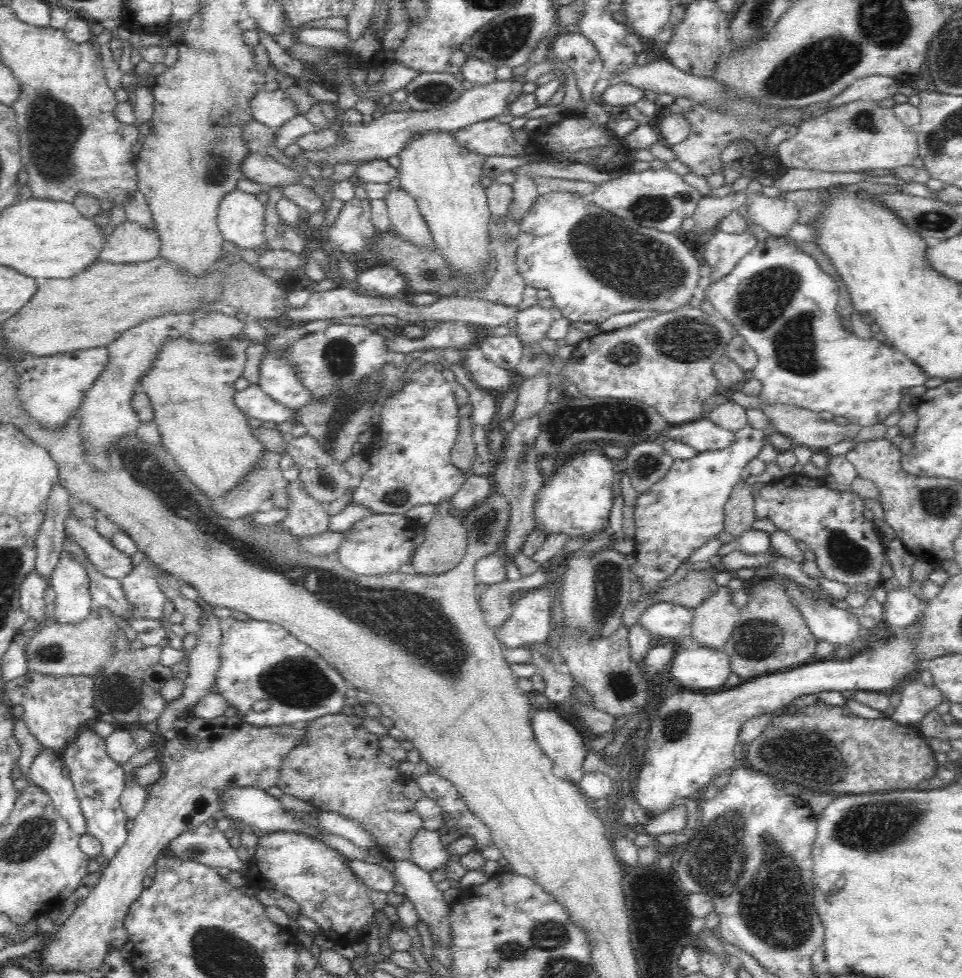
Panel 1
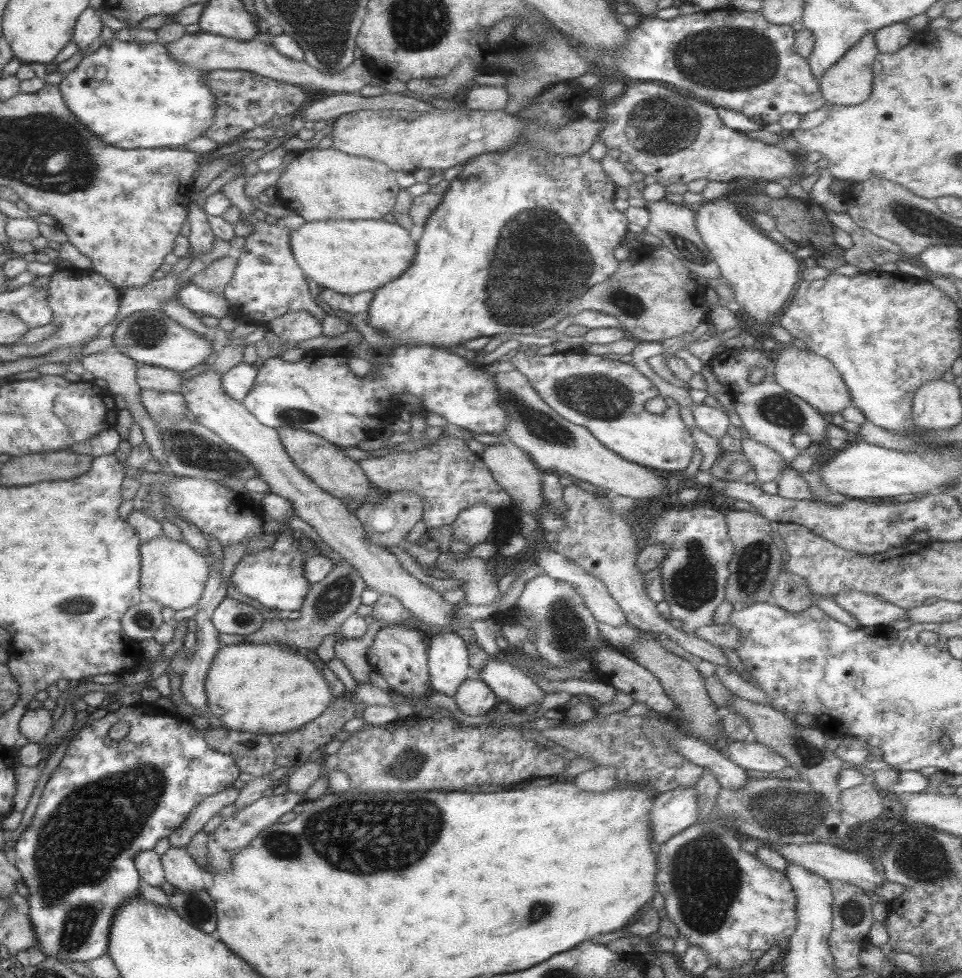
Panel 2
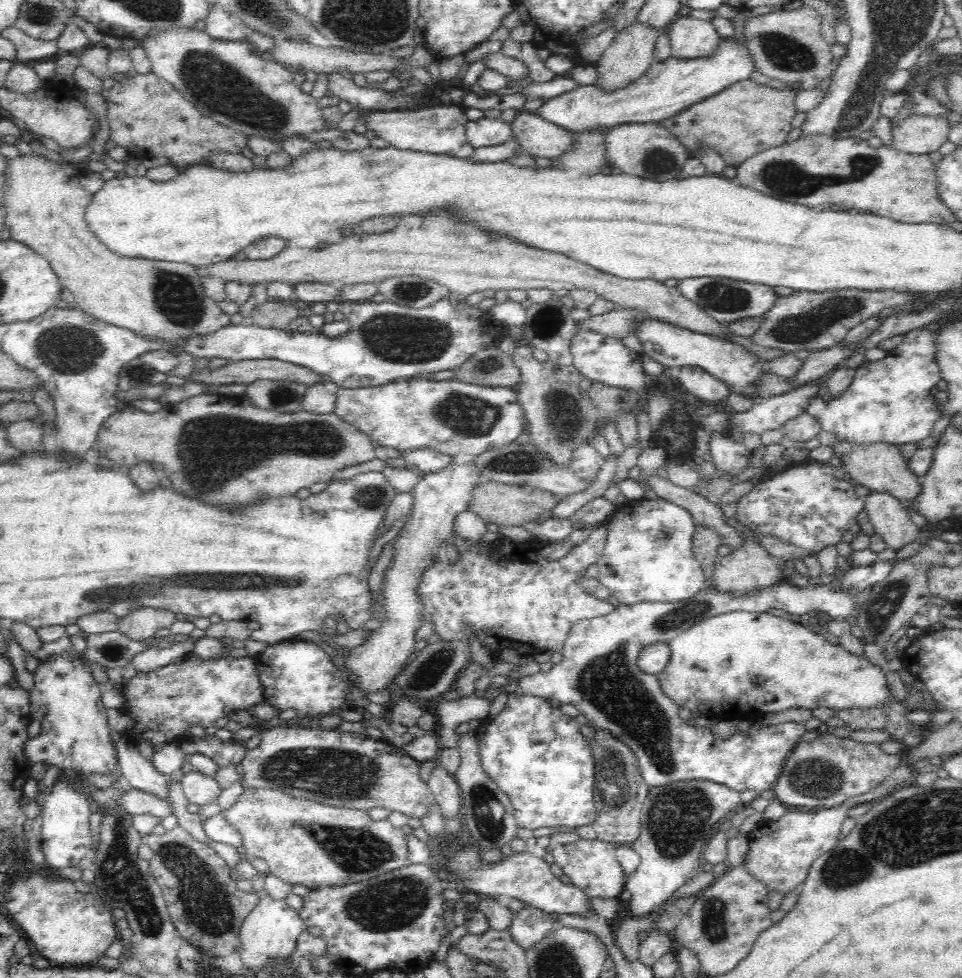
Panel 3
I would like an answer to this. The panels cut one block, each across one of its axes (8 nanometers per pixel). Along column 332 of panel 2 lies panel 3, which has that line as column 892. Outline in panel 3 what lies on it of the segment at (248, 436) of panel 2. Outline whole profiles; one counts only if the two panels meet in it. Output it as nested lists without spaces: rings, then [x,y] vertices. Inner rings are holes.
[[[871,491],[864,502],[874,534],[882,538],[886,548],[898,553],[917,541],[920,528],[910,519],[902,501],[884,492]]]

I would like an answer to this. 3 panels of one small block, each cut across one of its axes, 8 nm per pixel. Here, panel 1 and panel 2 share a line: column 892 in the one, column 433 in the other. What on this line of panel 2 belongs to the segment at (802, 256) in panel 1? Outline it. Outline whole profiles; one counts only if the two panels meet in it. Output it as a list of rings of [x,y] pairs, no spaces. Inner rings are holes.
[[[404,346],[395,348],[388,359],[378,366],[378,373],[371,371],[366,377],[358,377],[348,367],[346,356],[340,351],[331,352],[328,348],[314,349],[307,352],[301,360],[288,362],[280,358],[266,360],[258,367],[254,384],[241,404],[263,426],[280,429],[293,427],[315,433],[316,436],[344,449],[358,448],[362,440],[381,436],[386,427],[398,420],[397,411],[402,407],[401,395],[411,394],[422,400],[422,410],[437,414],[448,424],[459,426],[472,434],[493,434],[505,439],[504,428],[508,428],[508,417],[504,406],[500,405],[500,394],[495,387],[495,368],[485,369],[468,363],[459,355],[446,349],[430,348],[428,346]]]

